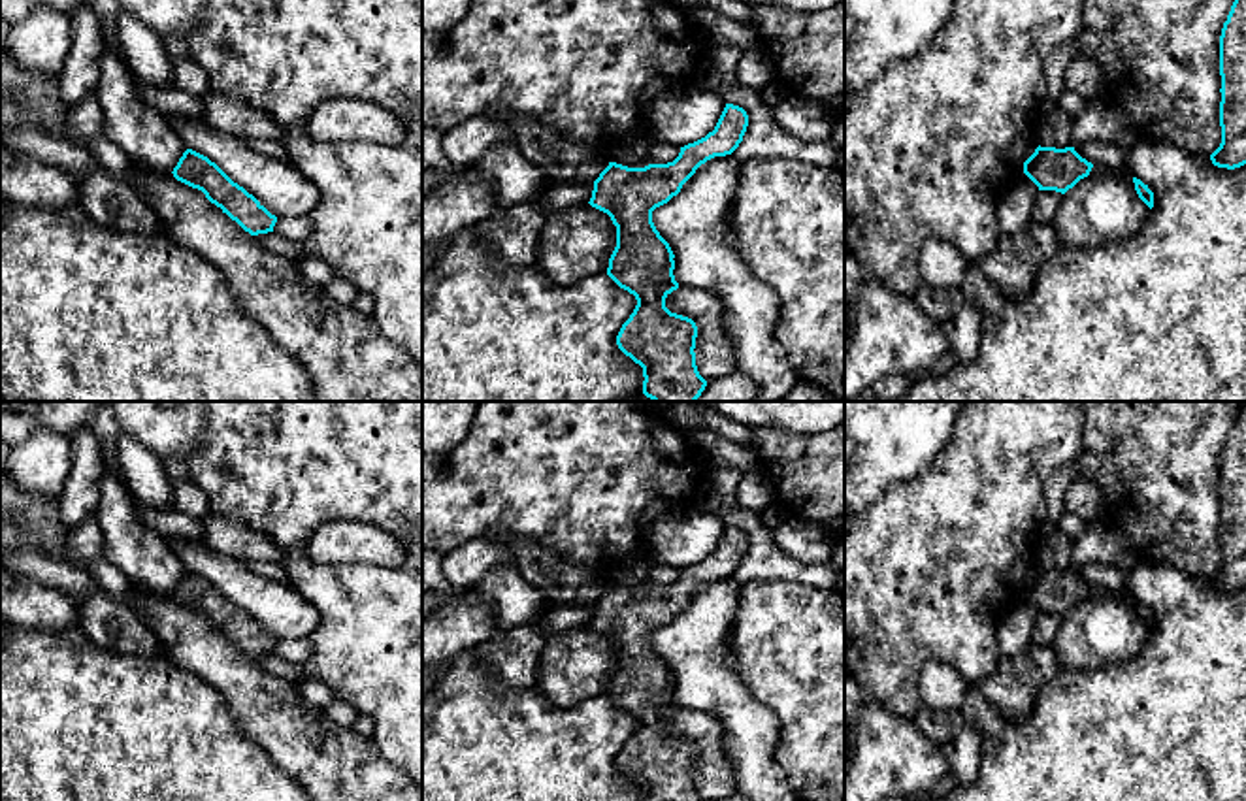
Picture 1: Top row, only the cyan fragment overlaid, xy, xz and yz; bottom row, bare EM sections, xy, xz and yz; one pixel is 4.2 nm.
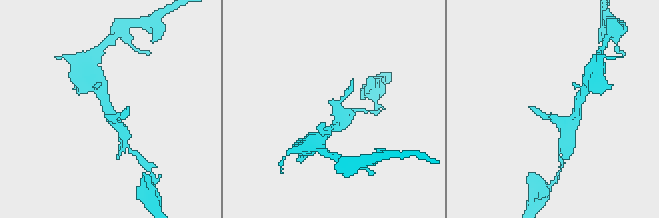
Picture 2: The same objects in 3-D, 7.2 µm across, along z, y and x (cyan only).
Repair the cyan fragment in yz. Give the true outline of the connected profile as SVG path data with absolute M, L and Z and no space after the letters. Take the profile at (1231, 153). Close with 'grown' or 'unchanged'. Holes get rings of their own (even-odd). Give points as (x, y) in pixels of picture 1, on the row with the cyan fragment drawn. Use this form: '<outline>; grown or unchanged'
M1235 0L1220 36L1221 143L1210 155L1218 168L1246 164L1246 0Z; unchanged

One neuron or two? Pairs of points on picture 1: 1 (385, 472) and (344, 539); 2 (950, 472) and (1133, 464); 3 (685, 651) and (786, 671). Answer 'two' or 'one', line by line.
1: two
2: two
3: two

